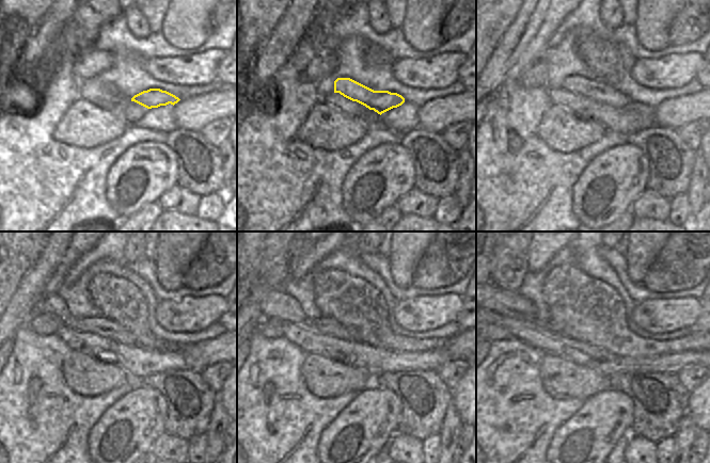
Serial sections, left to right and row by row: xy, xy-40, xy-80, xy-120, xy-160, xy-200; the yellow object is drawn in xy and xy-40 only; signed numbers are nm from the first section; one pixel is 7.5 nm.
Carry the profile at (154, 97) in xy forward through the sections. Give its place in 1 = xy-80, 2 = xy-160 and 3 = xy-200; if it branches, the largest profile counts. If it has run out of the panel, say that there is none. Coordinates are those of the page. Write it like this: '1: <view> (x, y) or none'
1: xy-80 (595, 90)
2: xy-160 (279, 307)
3: xy-200 (511, 304)

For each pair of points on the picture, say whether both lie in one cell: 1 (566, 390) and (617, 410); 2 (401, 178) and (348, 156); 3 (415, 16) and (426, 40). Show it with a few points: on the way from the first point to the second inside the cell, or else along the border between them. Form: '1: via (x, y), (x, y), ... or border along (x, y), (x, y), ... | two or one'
1: border along (609, 386), (584, 400) | two
2: border along (377, 145), (369, 148), (349, 169), (343, 181) | two
3: via (421, 21), (422, 31), (425, 34) | one

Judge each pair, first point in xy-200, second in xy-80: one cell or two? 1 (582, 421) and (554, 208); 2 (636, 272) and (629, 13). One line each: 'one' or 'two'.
1: two
2: two

